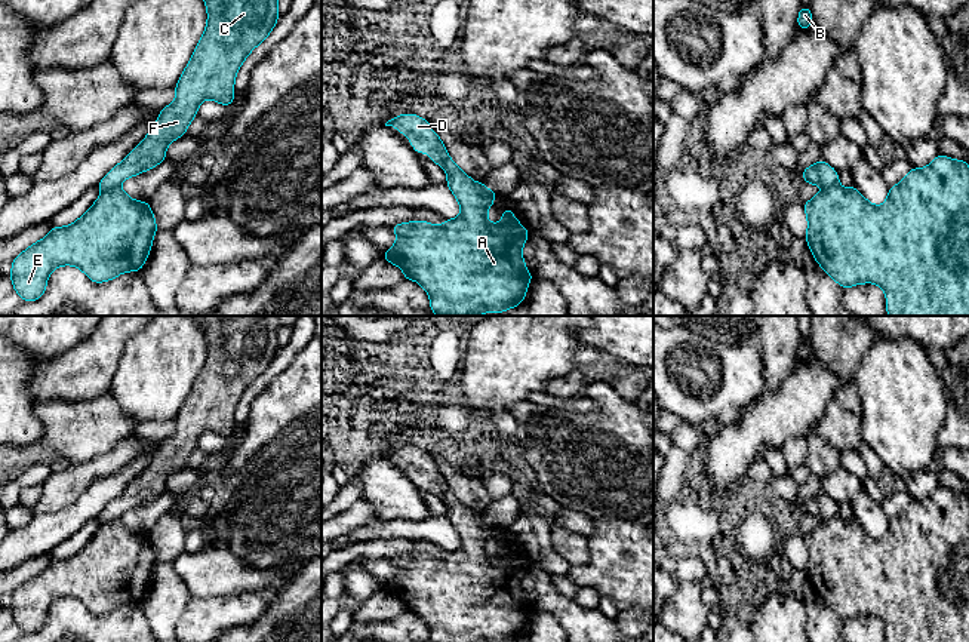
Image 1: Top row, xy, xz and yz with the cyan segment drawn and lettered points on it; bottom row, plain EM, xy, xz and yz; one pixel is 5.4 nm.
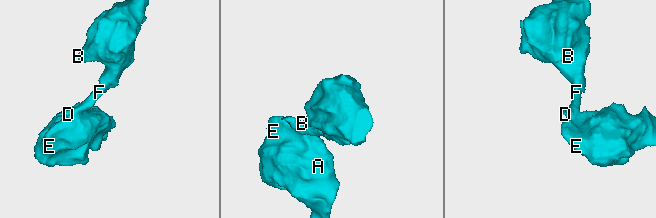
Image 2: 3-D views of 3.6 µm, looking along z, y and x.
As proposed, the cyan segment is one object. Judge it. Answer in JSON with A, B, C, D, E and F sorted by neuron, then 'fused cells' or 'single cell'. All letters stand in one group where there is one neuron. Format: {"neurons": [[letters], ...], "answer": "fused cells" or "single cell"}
{"neurons": [["A", "E"], ["B", "C", "D", "F"]], "answer": "fused cells"}

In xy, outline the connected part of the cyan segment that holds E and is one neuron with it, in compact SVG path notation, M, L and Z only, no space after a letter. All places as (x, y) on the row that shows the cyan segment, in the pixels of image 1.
M120 187L105 190L76 222L53 227L44 239L21 252L12 261L9 277L24 302L41 298L49 274L61 265L74 265L92 282L102 283L121 273L139 271L151 251L156 231L156 218L148 202L130 199Z

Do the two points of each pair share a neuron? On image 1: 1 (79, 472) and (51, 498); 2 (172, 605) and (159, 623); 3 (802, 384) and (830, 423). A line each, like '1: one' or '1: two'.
1: one
2: one
3: two

